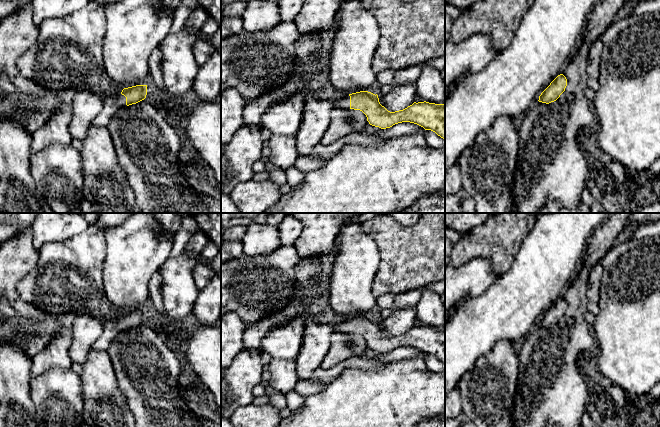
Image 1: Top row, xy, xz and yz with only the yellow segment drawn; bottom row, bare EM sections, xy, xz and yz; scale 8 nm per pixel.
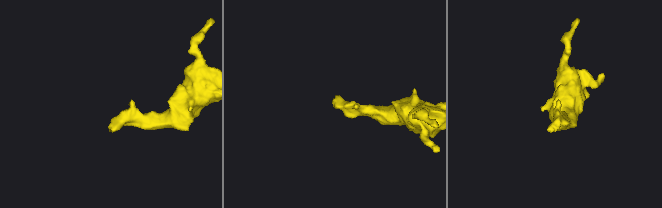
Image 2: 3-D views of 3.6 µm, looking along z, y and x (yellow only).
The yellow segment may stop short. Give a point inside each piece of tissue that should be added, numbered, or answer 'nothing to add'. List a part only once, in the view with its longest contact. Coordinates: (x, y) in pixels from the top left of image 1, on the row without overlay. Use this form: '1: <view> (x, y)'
1: xy (113, 327)

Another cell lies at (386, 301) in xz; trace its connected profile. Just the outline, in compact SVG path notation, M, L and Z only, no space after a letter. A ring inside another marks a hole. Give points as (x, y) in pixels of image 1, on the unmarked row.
M388 293L377 298L377 309L393 309L396 295Z

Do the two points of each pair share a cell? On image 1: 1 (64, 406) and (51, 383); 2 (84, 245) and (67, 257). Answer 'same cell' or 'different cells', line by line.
1: same cell
2: same cell

